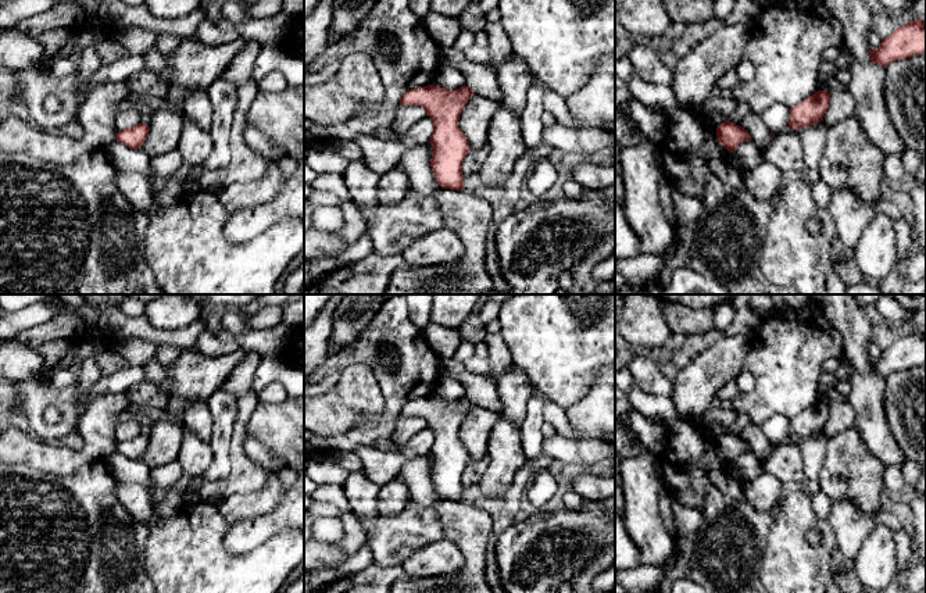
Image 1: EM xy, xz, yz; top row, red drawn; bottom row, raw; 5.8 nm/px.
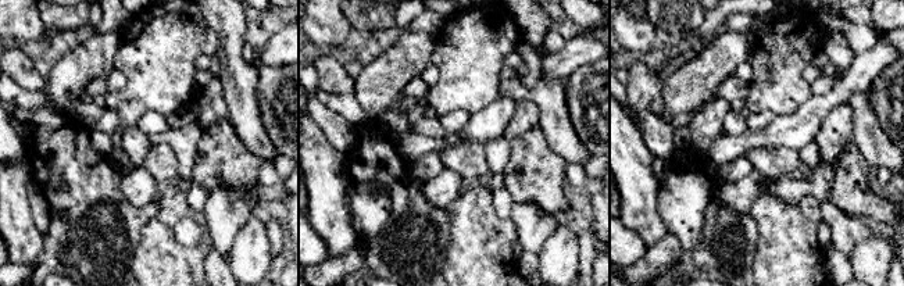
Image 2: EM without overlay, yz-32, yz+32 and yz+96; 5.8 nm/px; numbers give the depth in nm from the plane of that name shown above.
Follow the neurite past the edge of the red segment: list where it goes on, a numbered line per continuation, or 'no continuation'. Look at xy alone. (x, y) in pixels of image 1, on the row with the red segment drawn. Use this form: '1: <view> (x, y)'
no continuation

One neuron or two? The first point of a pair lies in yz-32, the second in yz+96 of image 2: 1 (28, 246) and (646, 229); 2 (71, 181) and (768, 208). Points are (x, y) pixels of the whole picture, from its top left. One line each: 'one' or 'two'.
1: one
2: two

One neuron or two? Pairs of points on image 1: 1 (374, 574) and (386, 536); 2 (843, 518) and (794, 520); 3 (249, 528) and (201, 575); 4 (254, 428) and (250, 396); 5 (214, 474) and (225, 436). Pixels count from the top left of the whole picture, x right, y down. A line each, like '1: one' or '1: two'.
1: two
2: two
3: two
4: two
5: one

